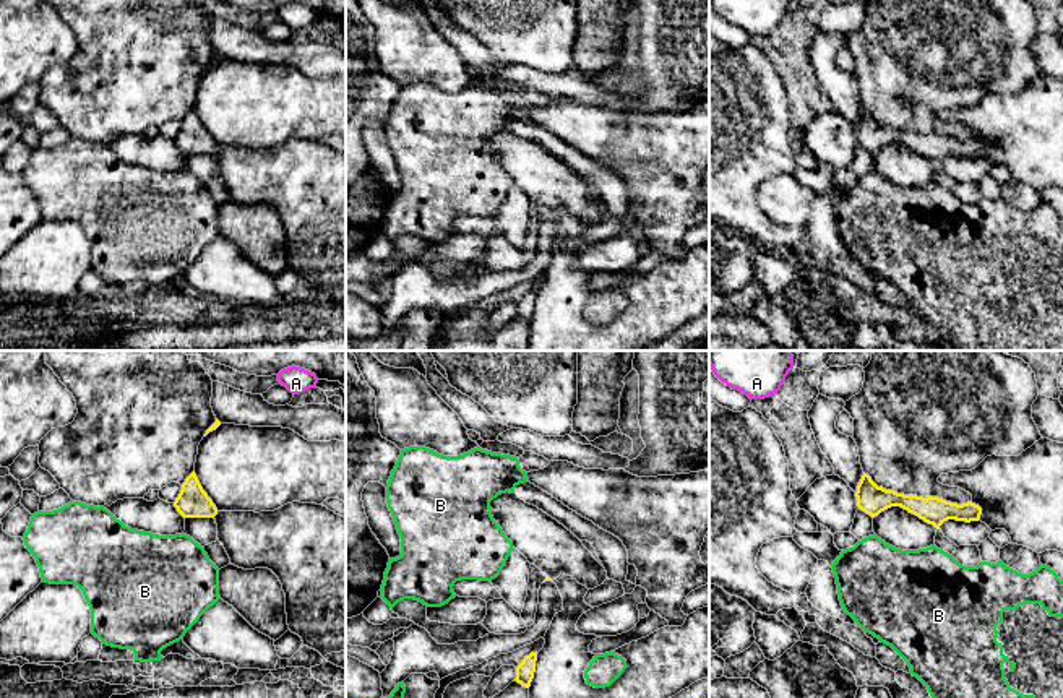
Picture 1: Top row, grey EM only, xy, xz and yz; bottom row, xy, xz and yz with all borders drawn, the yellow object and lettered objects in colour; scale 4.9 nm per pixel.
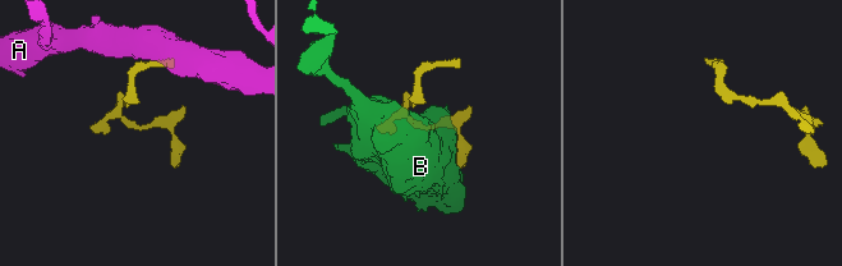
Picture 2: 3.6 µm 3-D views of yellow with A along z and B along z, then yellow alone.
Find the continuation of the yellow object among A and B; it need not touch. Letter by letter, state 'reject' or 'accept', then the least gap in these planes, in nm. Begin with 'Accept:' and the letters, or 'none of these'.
Accept: none of these
A: reject; gap 360 nm
B: reject; gap 90 nm

